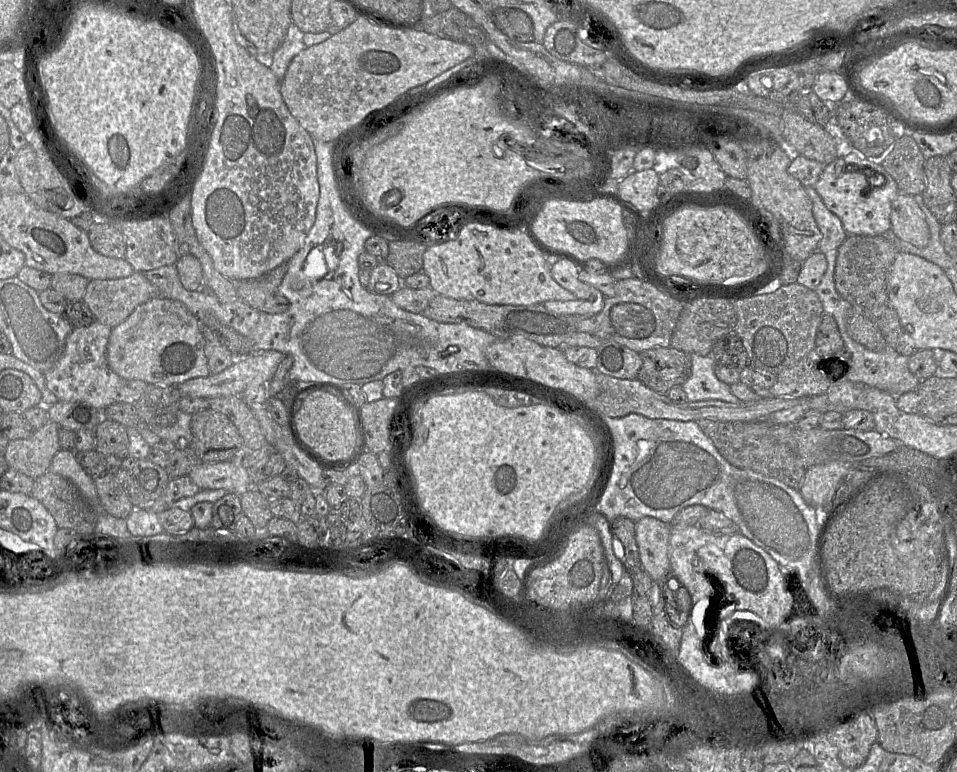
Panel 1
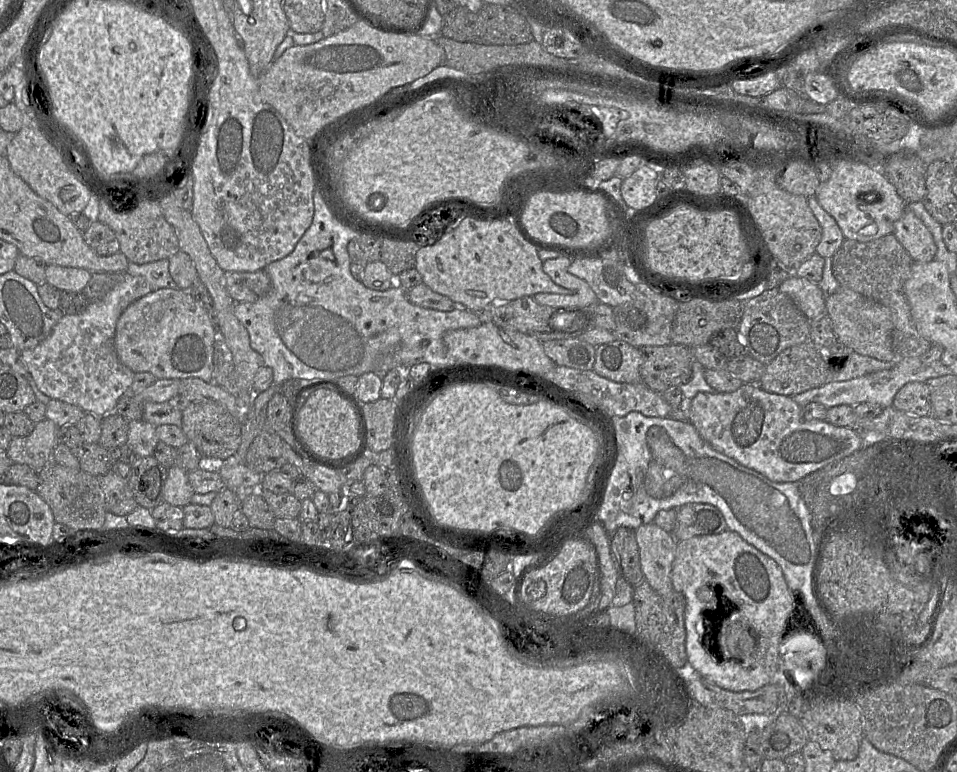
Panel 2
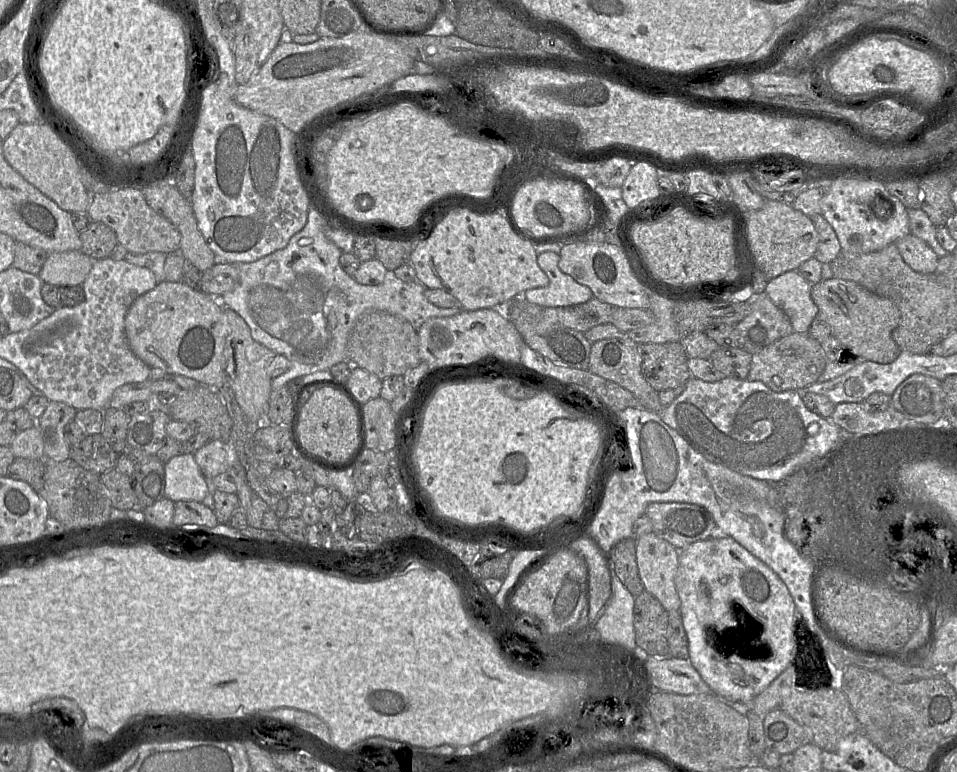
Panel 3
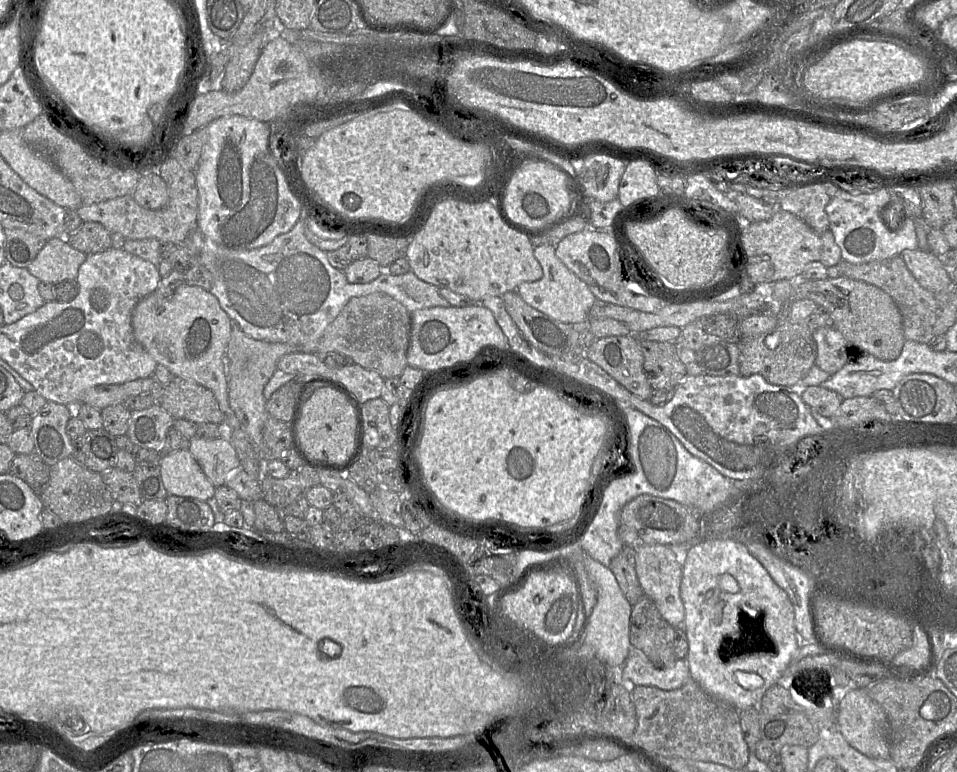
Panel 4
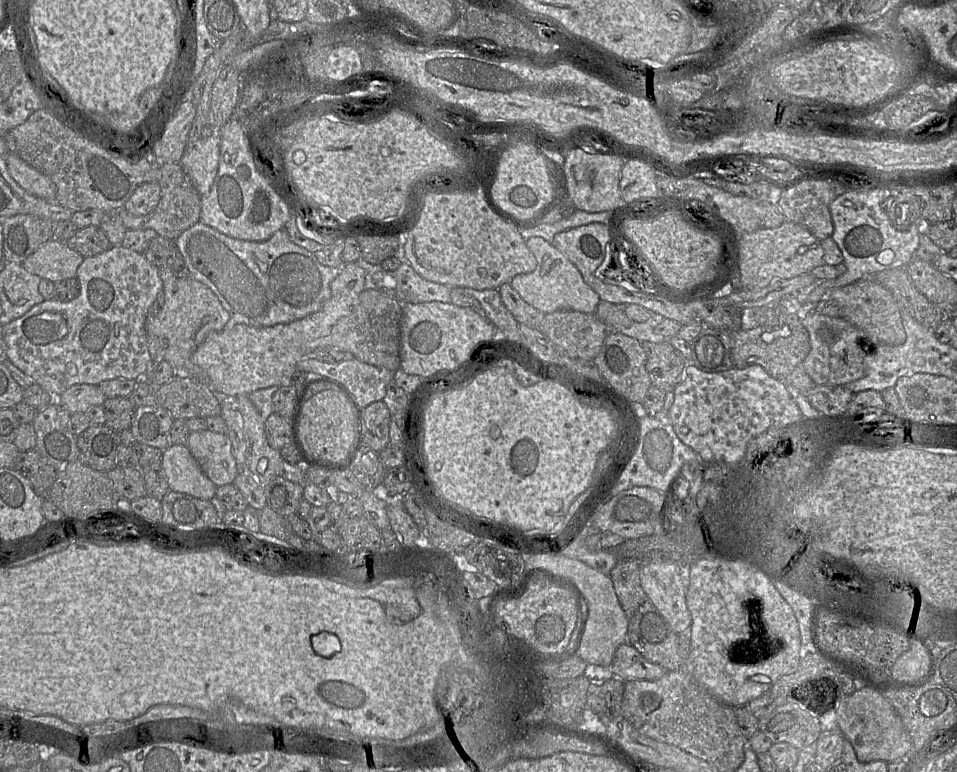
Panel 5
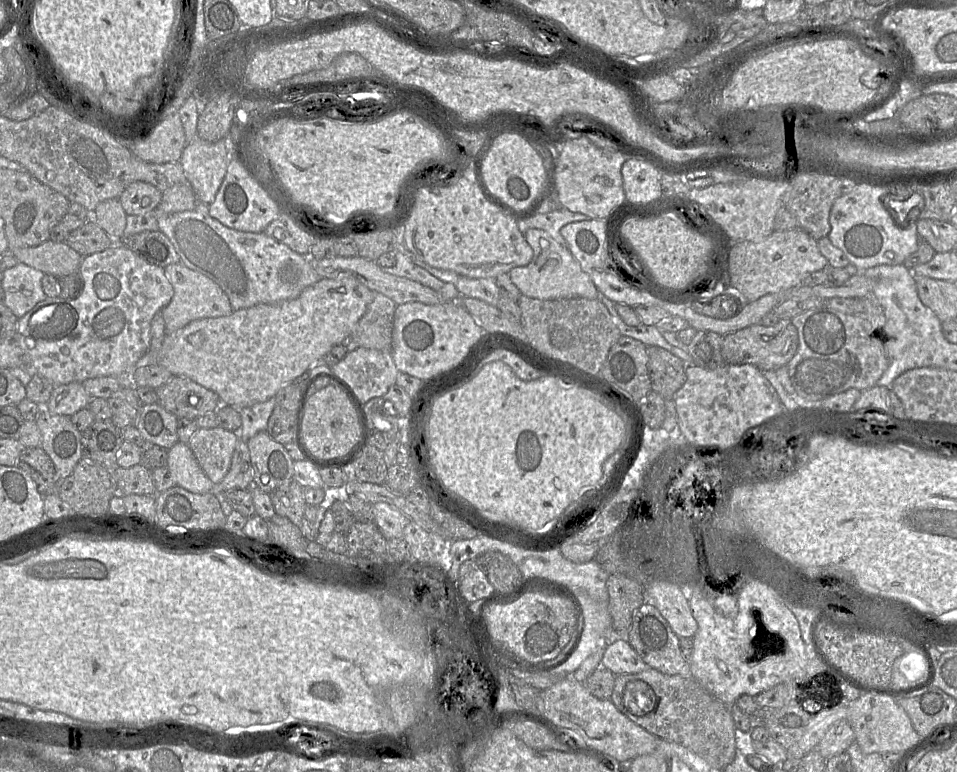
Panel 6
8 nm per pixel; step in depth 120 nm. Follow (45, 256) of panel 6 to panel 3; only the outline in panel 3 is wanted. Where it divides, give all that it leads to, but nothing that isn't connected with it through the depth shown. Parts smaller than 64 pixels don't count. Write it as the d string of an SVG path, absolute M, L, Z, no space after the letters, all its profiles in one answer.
M81 251L53 252L48 254L38 277L43 283L57 287L82 285L93 263Z

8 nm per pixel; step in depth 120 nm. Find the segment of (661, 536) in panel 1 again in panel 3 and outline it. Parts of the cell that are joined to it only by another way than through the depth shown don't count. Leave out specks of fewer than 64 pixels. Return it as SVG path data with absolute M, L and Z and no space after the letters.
M651 532L636 538L636 559L645 590L656 597L667 612L679 612L680 598L675 587L679 550Z

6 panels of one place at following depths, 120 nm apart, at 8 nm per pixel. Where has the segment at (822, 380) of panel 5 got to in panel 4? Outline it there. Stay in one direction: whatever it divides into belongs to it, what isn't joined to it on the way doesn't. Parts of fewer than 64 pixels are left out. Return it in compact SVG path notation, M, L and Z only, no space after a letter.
M835 327L813 329L812 336L817 346L815 365L833 375L853 358L854 350L847 349L847 341Z

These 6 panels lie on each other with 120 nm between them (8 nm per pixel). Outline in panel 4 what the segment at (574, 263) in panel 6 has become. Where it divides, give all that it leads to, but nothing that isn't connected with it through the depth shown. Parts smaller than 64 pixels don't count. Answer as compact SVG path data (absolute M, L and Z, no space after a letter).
M540 245L536 247L534 249L534 256L542 267L542 278L534 282L522 282L515 291L529 306L556 321L573 326L585 326L589 320L589 311L596 301L596 297L590 291L587 284L557 258L553 246Z

